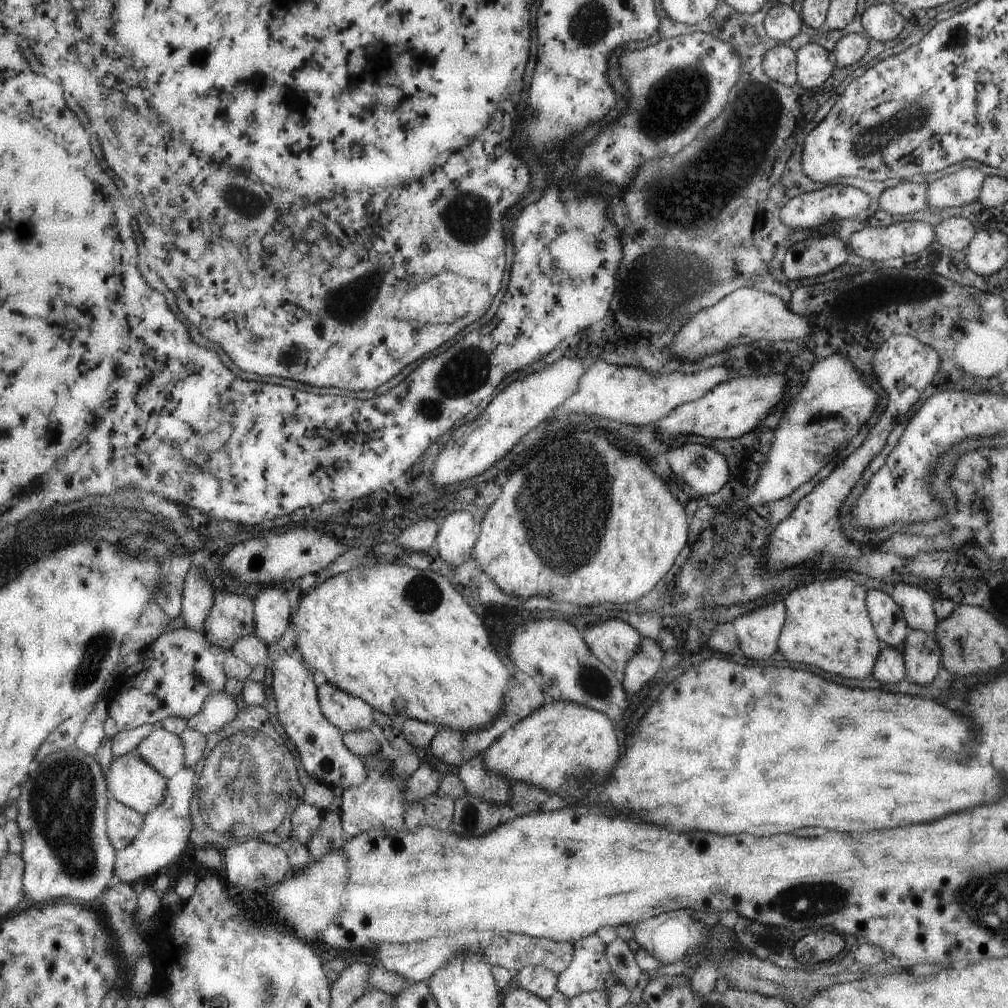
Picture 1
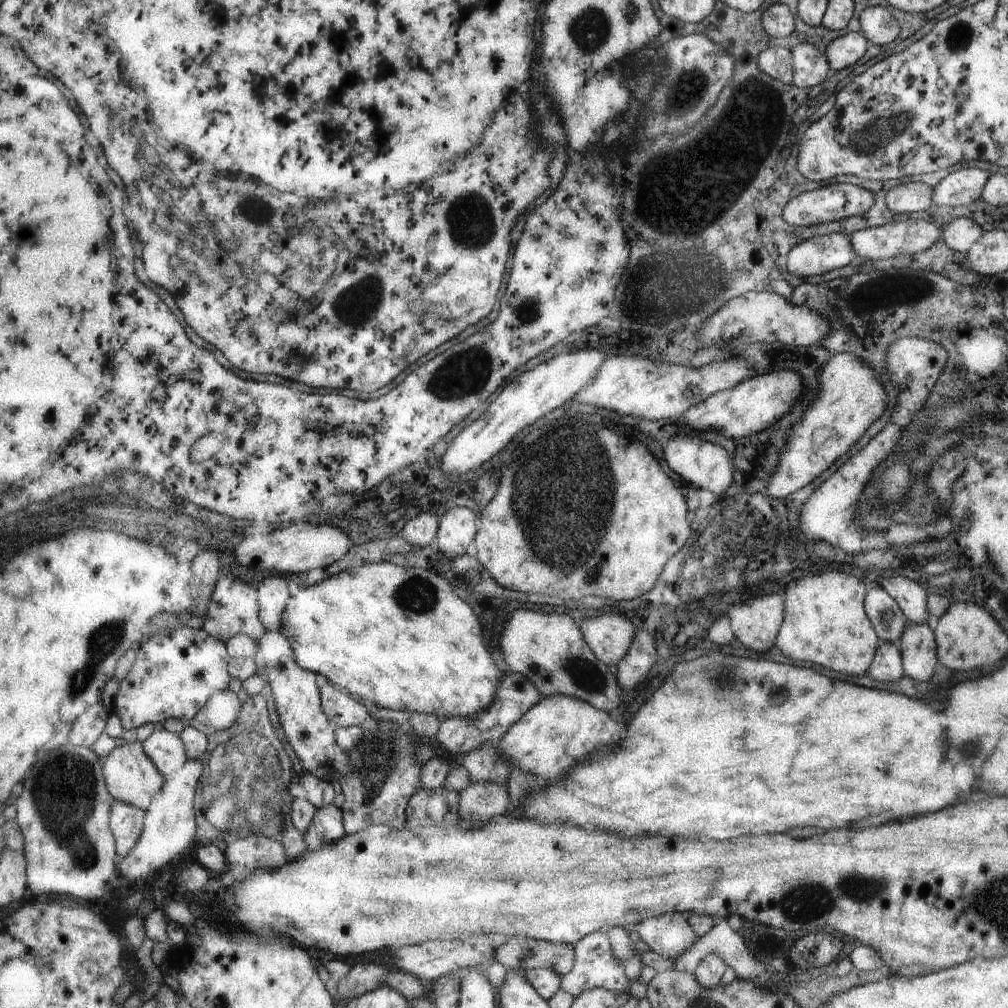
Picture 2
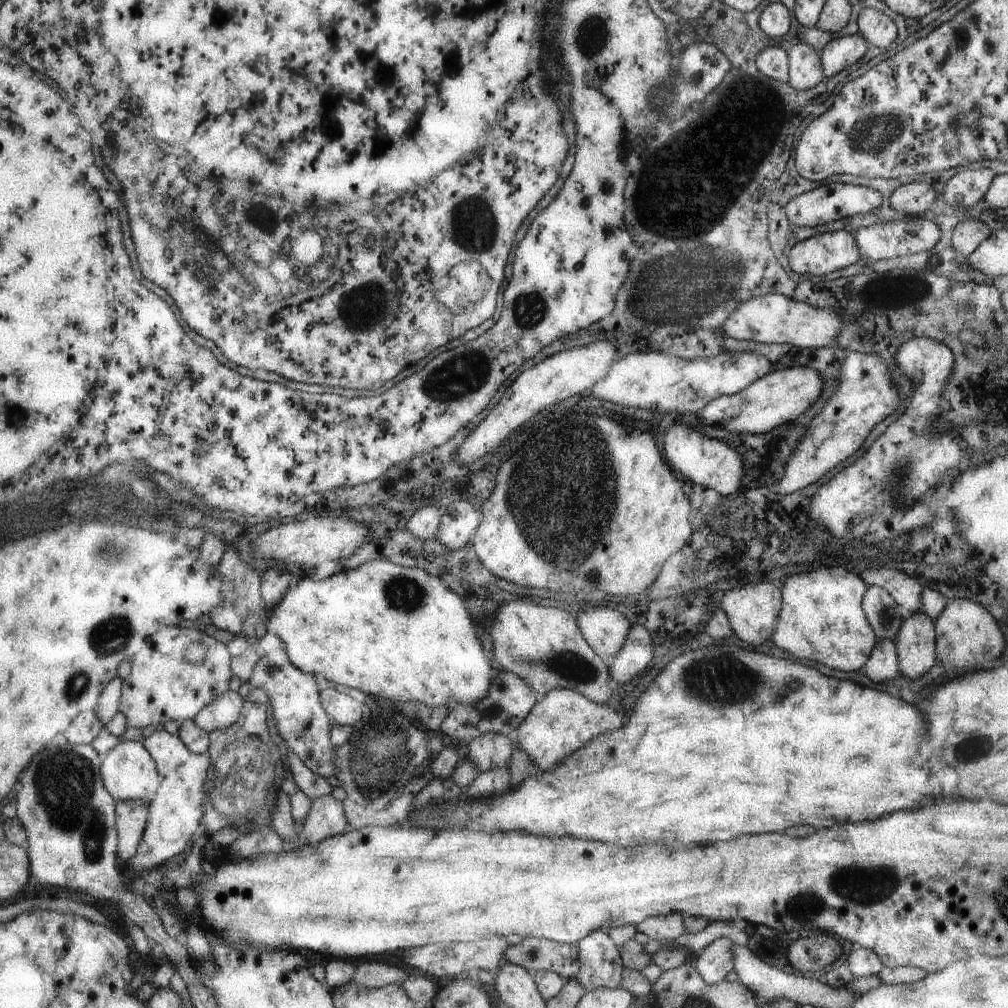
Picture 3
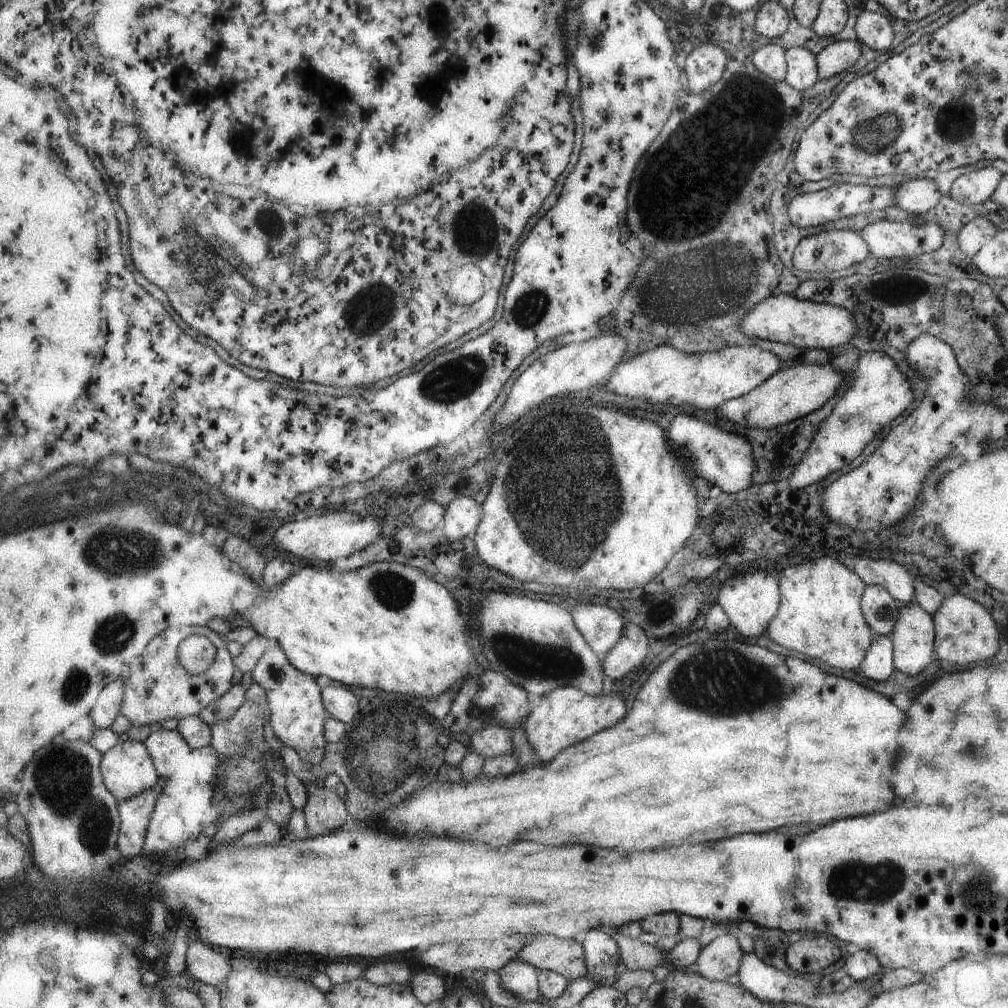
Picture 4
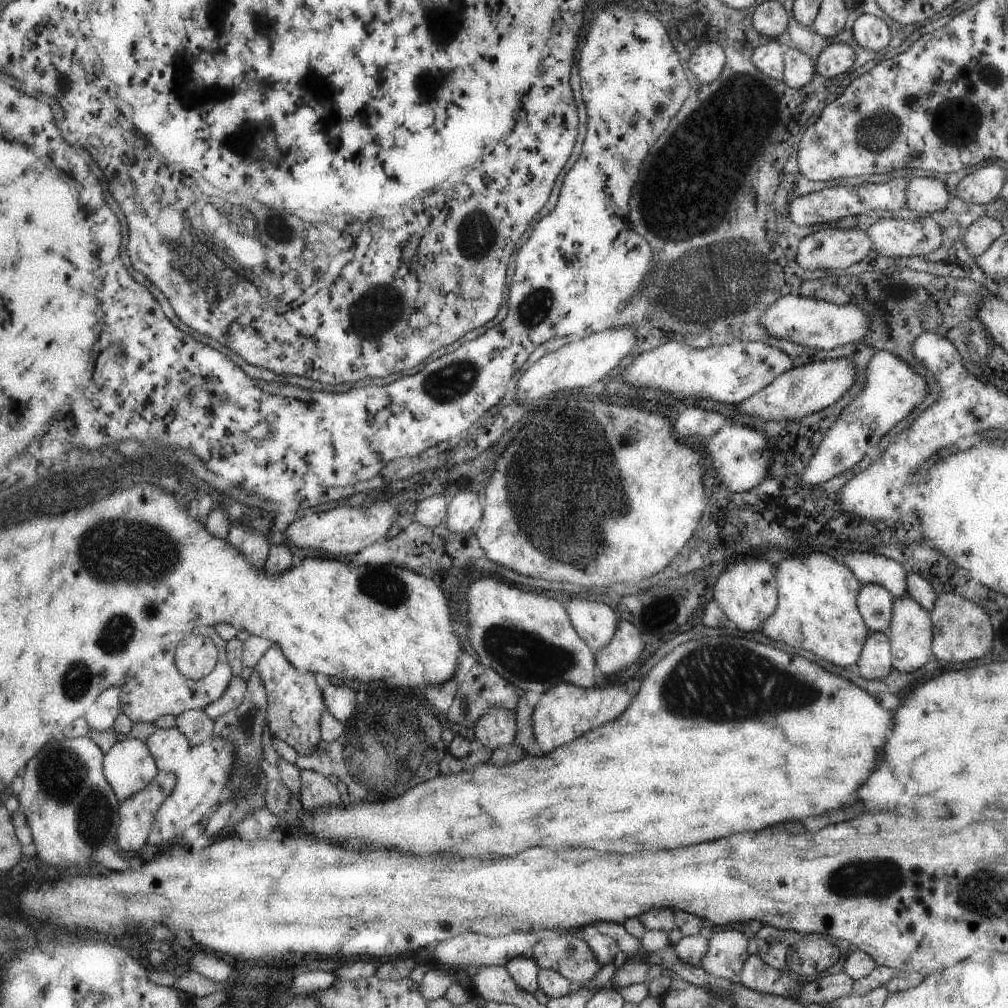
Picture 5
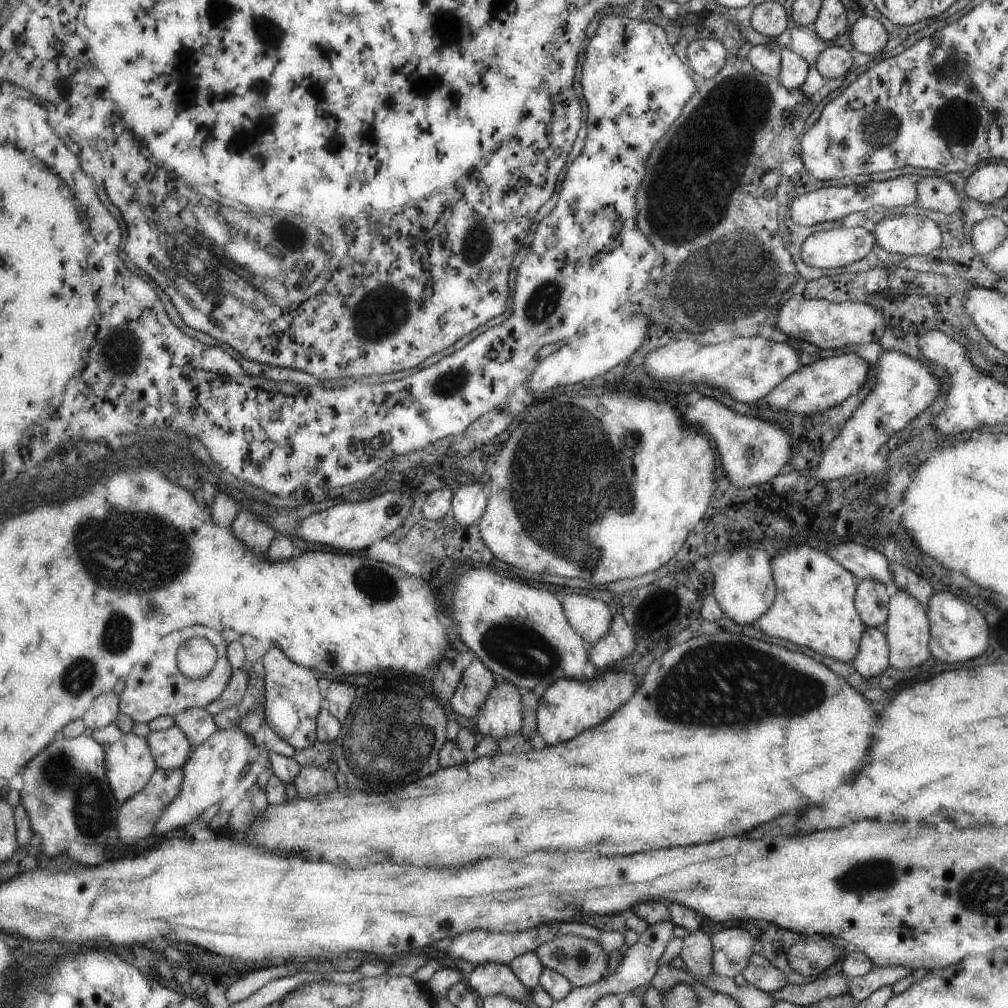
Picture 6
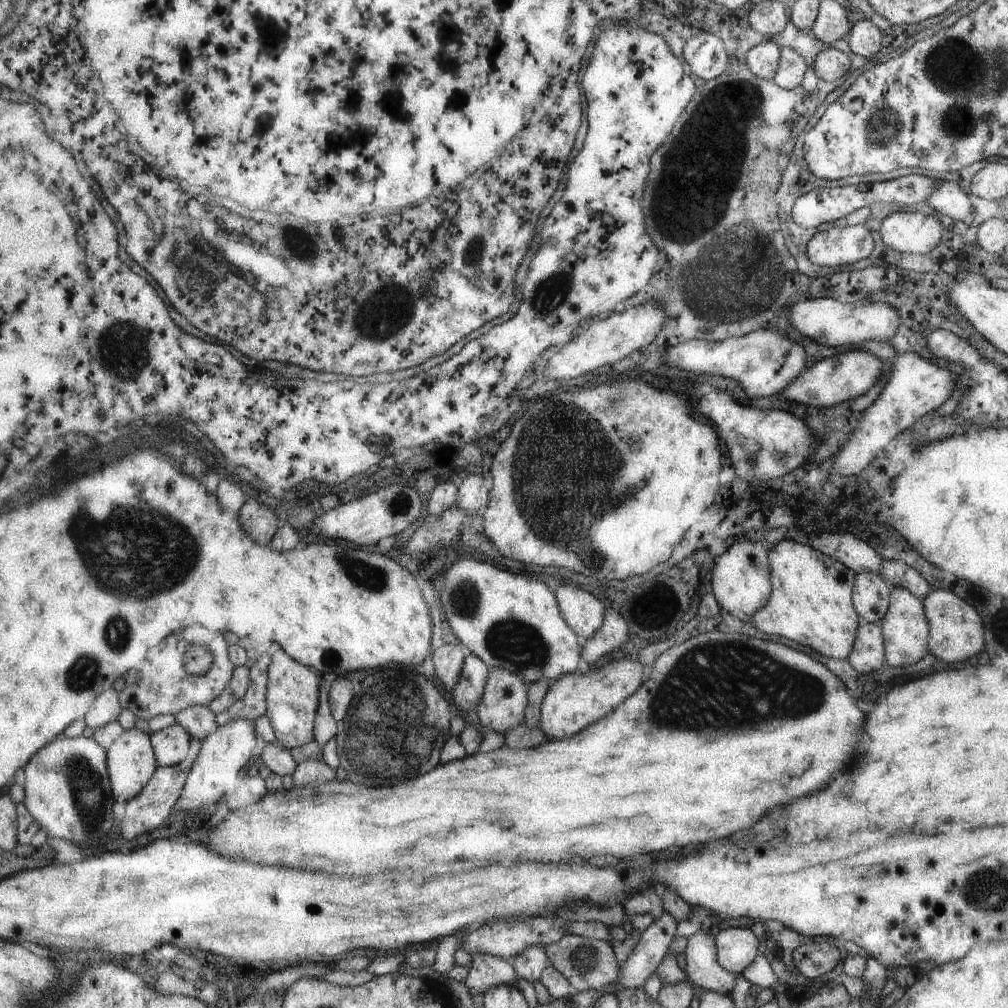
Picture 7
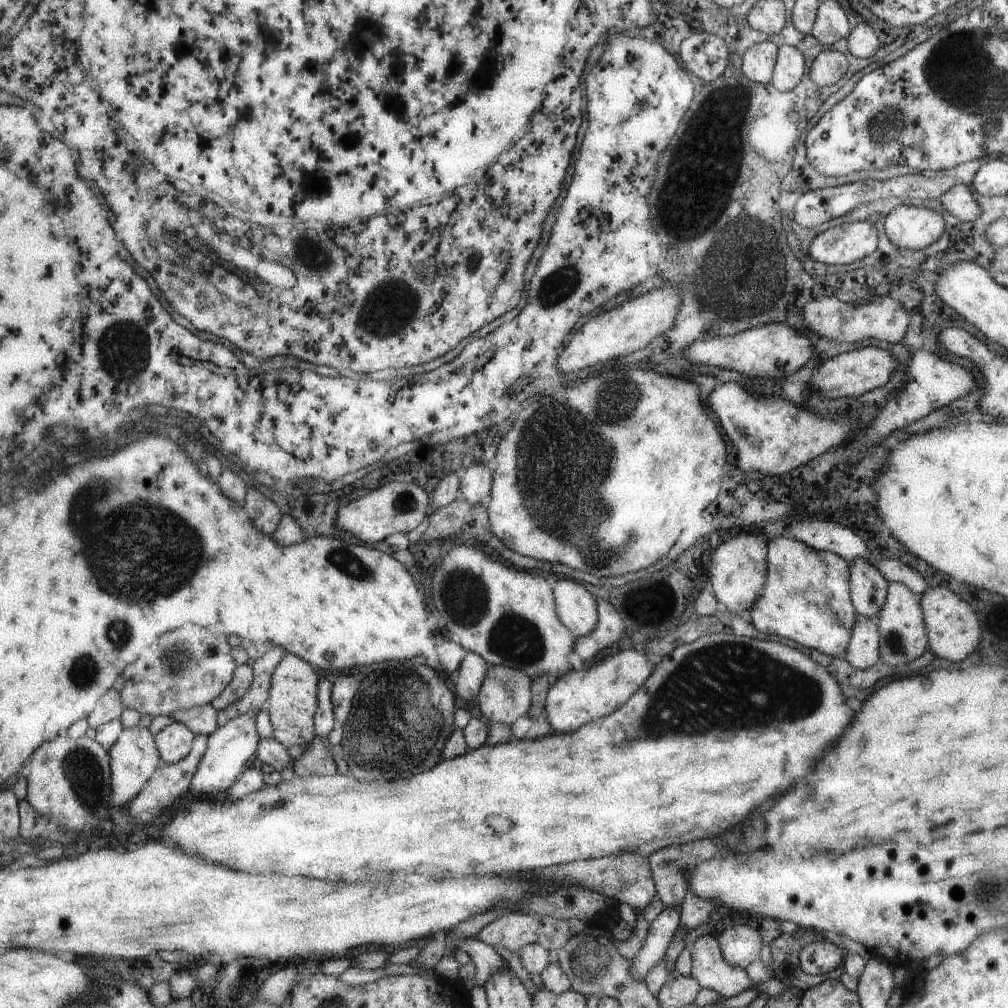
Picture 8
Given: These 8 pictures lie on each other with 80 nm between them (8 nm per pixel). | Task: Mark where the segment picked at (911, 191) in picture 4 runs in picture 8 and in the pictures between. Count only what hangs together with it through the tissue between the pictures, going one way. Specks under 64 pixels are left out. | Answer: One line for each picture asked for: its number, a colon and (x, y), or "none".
5: (925, 195)
6: (934, 193)
7: (948, 198)
8: (957, 200)

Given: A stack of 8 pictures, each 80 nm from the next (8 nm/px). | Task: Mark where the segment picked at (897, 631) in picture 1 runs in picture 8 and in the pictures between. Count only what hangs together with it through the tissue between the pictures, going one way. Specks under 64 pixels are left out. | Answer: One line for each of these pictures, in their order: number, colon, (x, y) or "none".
2: (886, 617)
3: (883, 613)
4: (880, 610)
5: (874, 602)
6: (871, 599)
7: (870, 594)
8: (868, 588)

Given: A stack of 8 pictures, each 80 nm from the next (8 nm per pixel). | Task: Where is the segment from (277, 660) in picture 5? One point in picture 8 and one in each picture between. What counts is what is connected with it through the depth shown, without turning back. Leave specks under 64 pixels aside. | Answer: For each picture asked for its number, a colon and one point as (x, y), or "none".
6: (293, 700)
7: (293, 700)
8: (293, 703)

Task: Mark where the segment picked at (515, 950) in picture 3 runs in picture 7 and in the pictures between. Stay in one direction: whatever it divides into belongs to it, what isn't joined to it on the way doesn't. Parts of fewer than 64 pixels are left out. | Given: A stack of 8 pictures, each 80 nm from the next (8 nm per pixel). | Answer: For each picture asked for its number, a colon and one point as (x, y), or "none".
4: (567, 957)
5: (571, 956)
6: (583, 961)
7: (586, 962)

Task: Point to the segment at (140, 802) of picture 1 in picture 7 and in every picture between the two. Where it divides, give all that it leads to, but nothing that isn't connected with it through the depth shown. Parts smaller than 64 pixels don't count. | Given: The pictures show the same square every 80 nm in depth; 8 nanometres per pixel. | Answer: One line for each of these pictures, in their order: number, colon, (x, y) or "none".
2: (131, 775)
3: (130, 772)
4: (129, 770)
5: (129, 766)
6: (130, 764)
7: (132, 761)

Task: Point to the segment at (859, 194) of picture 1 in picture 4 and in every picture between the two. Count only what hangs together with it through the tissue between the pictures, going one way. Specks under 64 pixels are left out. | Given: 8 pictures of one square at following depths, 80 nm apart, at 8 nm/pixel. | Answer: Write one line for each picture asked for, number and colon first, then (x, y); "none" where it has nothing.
2: (835, 201)
3: (831, 202)
4: (819, 207)

